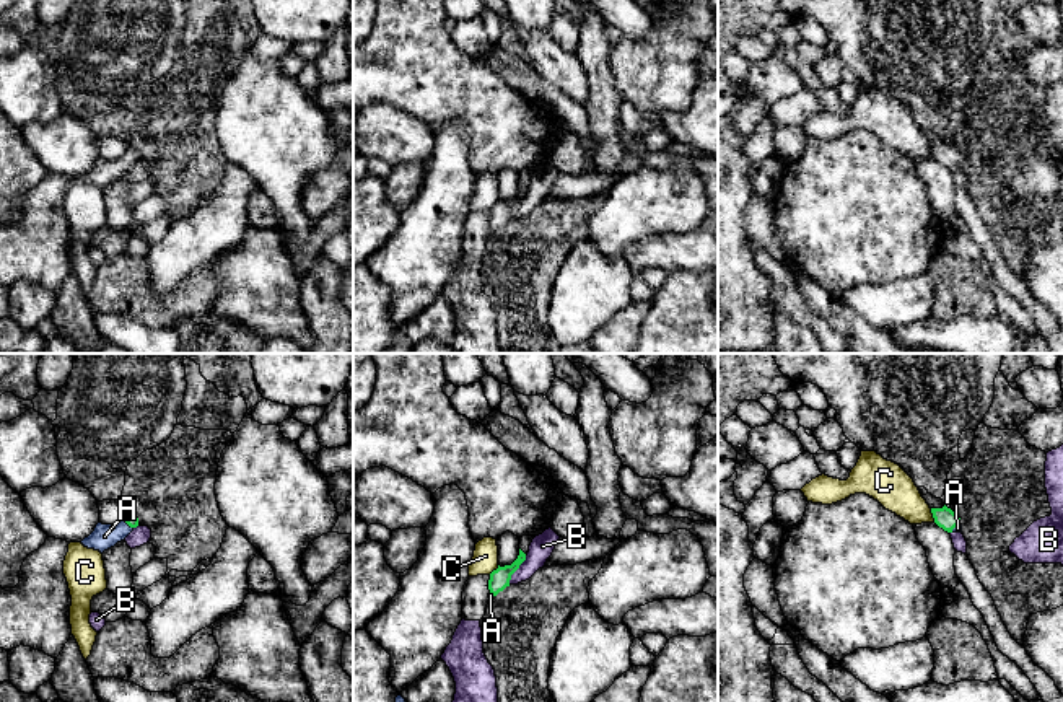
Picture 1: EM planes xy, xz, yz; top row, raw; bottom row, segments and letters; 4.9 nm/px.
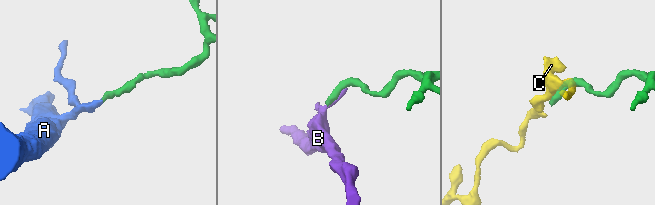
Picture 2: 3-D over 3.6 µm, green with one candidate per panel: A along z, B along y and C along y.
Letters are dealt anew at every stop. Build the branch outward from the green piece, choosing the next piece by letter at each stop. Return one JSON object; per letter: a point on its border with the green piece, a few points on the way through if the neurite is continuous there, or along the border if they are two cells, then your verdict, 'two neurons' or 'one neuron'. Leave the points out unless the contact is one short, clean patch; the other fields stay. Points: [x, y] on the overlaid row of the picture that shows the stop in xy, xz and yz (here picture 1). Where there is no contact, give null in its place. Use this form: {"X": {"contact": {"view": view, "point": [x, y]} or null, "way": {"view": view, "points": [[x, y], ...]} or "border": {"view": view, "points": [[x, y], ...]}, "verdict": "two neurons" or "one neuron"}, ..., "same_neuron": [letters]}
{"A": {"contact": {"view": "xy", "point": [129, 525]}, "way": {"view": "xy", "points": [[131, 518], [129, 525], [118, 533], [104, 536]]}, "verdict": "one neuron"}, "B": {"contact": {"view": "xz", "point": [516, 569]}, "border": {"view": "xz", "points": [[526, 556], [508, 583]]}, "verdict": "two neurons"}, "C": {"contact": {"view": "yz", "point": [933, 515]}, "border": {"view": "yz", "points": [[930, 508], [935, 522]]}, "verdict": "two neurons"}, "same_neuron": ["A"]}

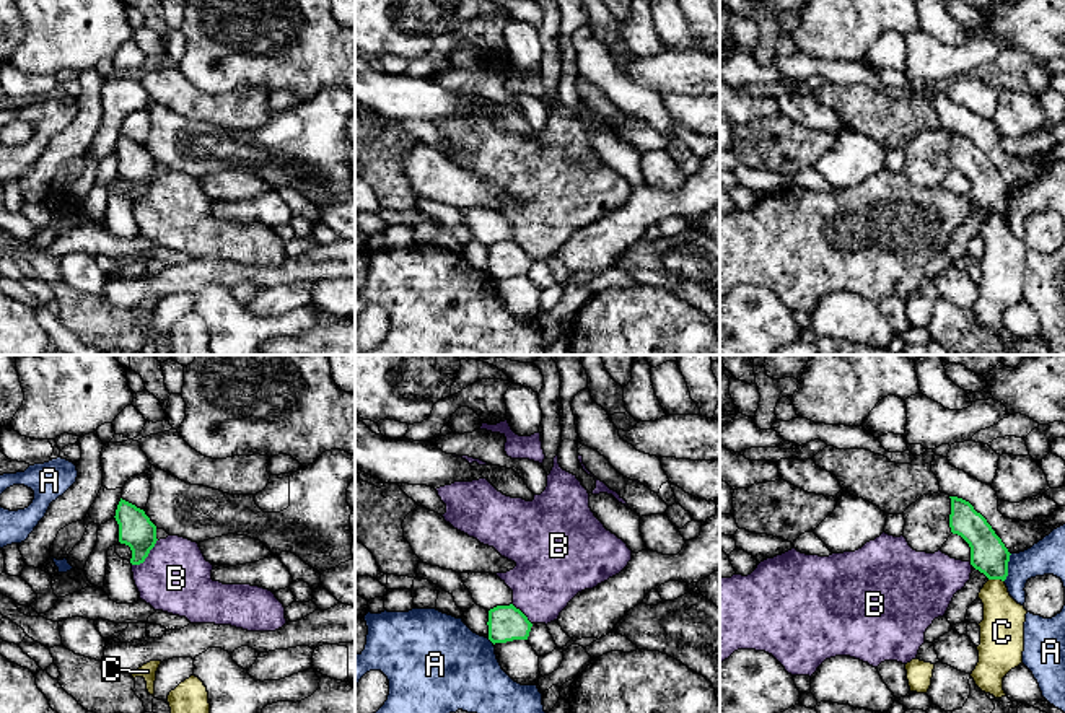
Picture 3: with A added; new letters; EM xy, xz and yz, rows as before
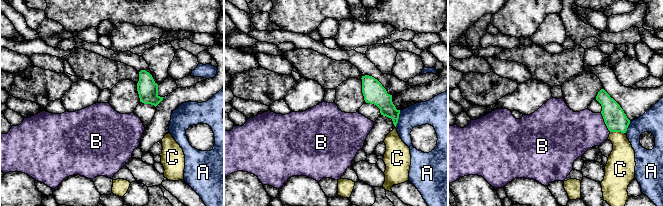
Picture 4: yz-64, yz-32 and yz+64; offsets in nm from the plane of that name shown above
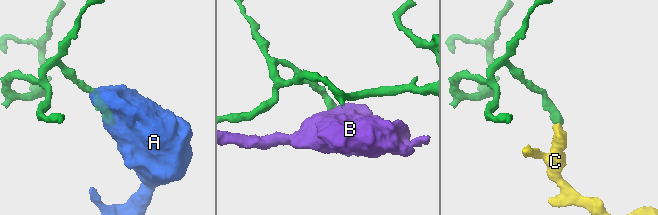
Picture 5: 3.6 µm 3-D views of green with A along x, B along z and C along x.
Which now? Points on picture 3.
{"A": {"contact": {"view": "yz", "point": [1007, 567]}, "border": {"view": "yz", "points": [[1012, 554], [1003, 580]]}, "verdict": "two neurons"}, "B": {"contact": {"view": "xy", "point": [147, 555]}, "verdict": "two neurons"}, "C": {"contact": {"view": "yz", "point": [997, 578]}, "border": {"view": "yz", "points": [[989, 578], [1003, 581]]}, "verdict": "two neurons"}, "same_neuron": []}

